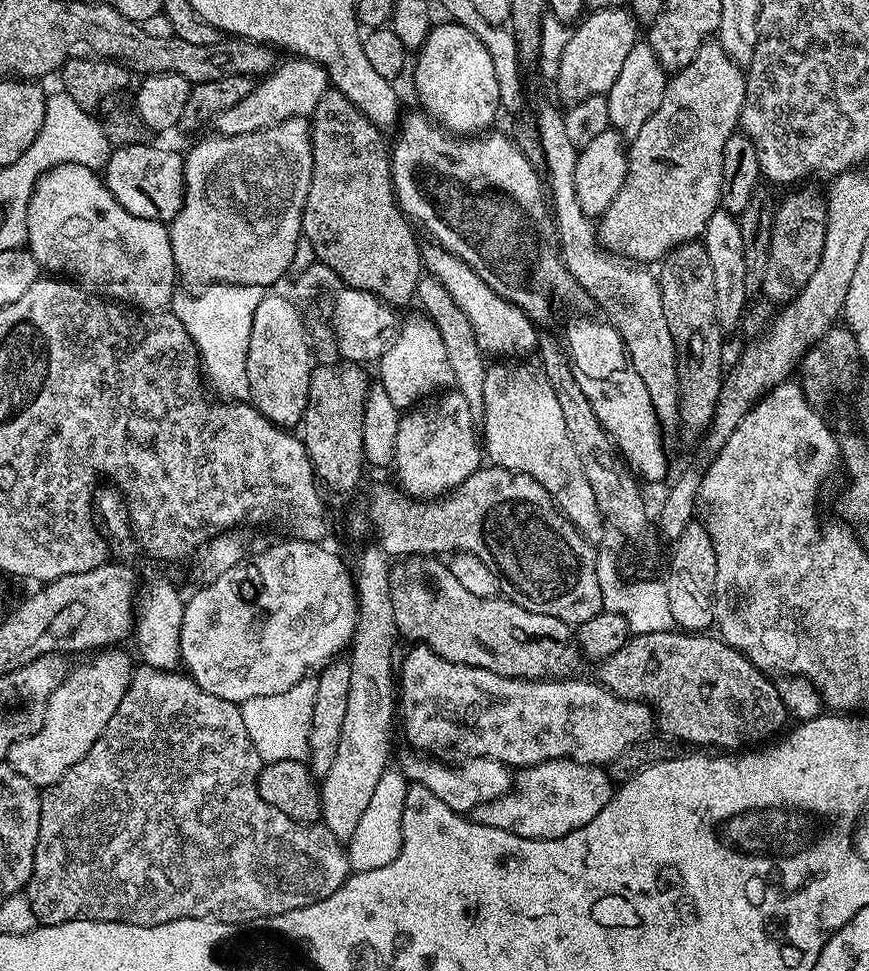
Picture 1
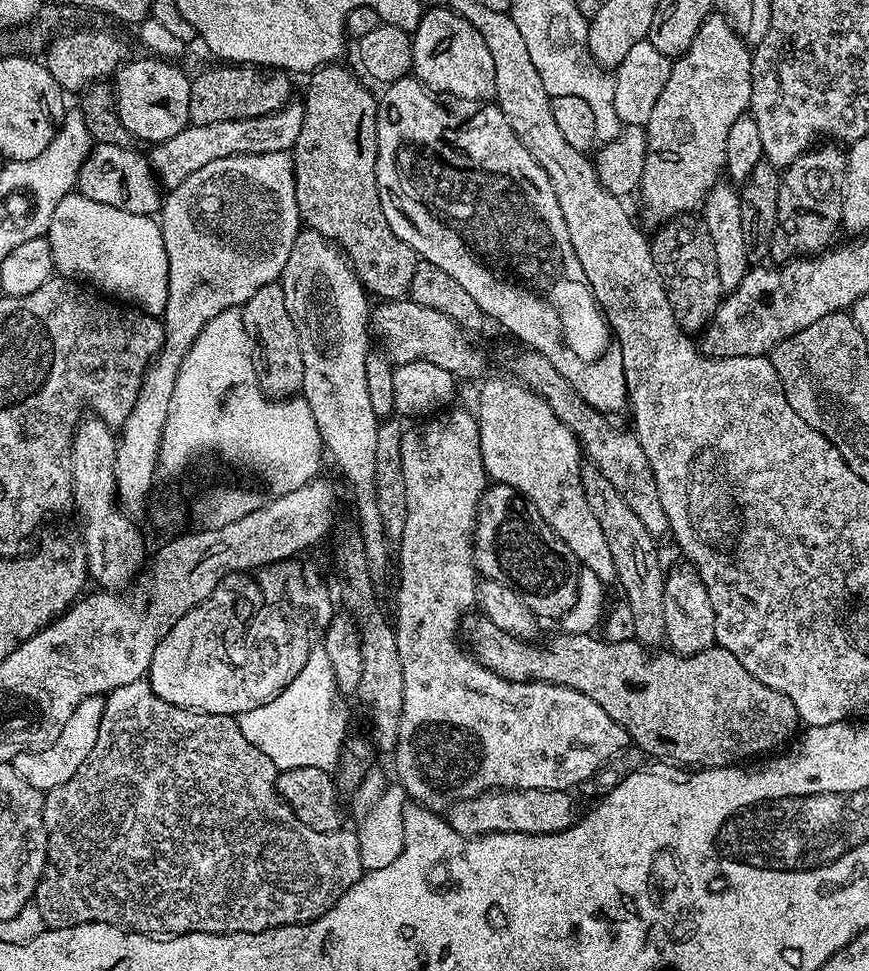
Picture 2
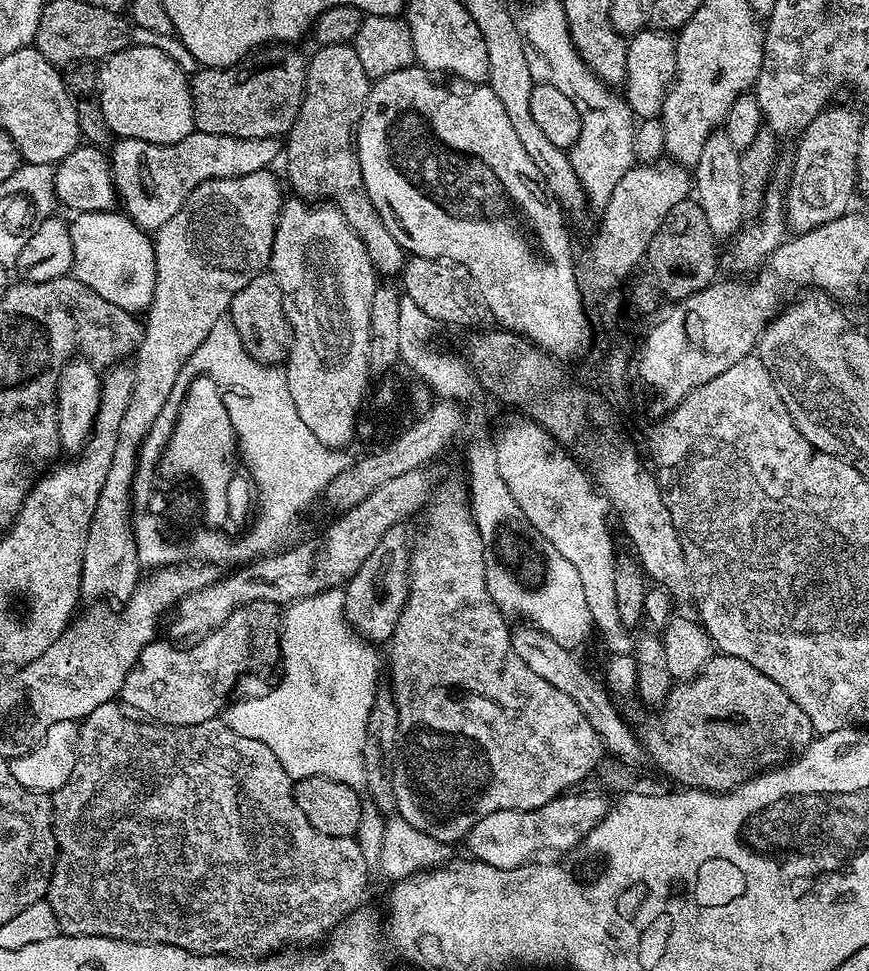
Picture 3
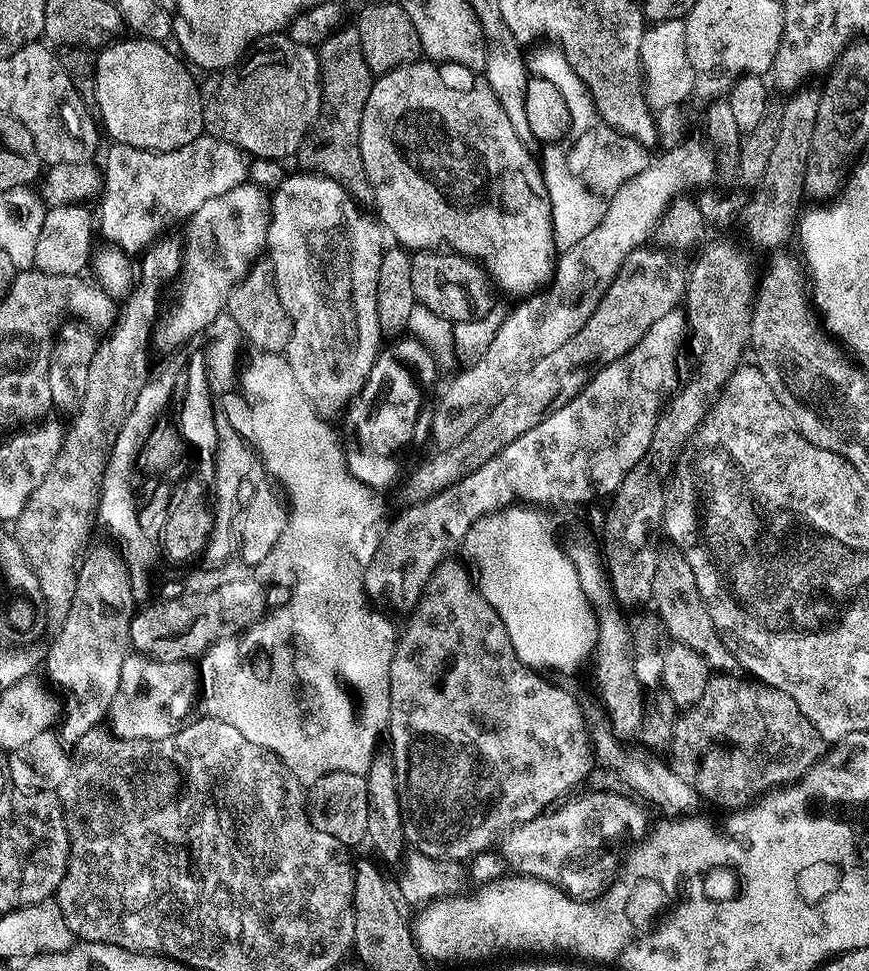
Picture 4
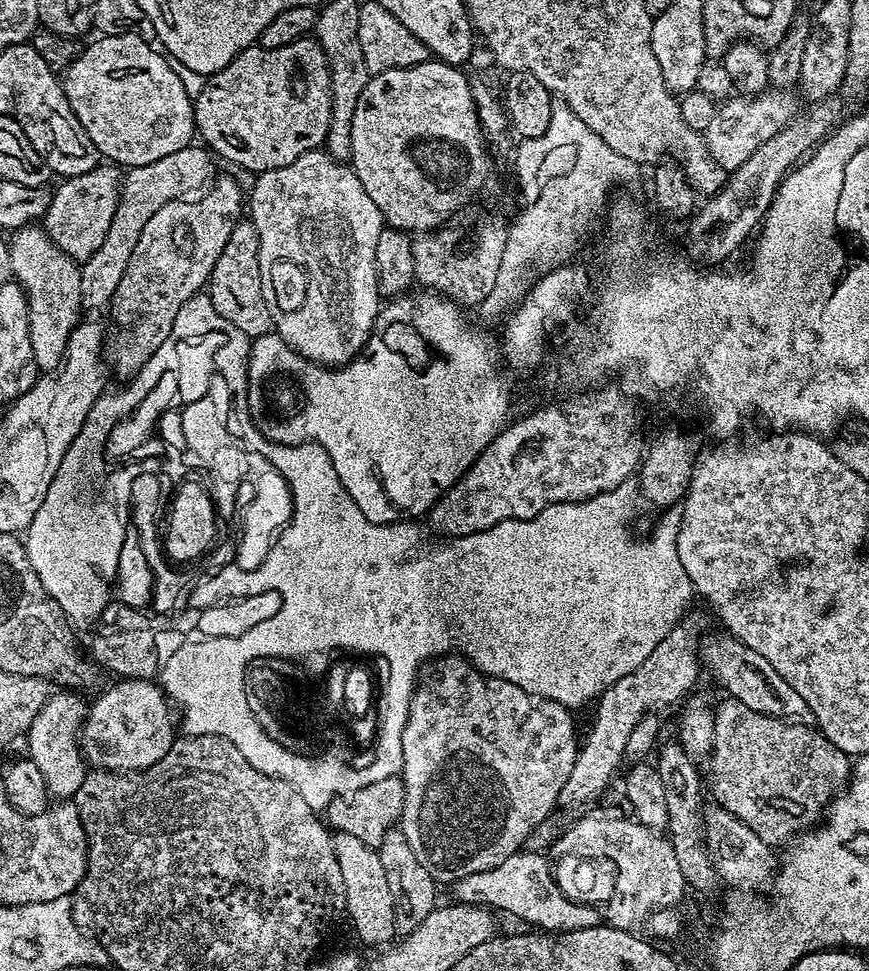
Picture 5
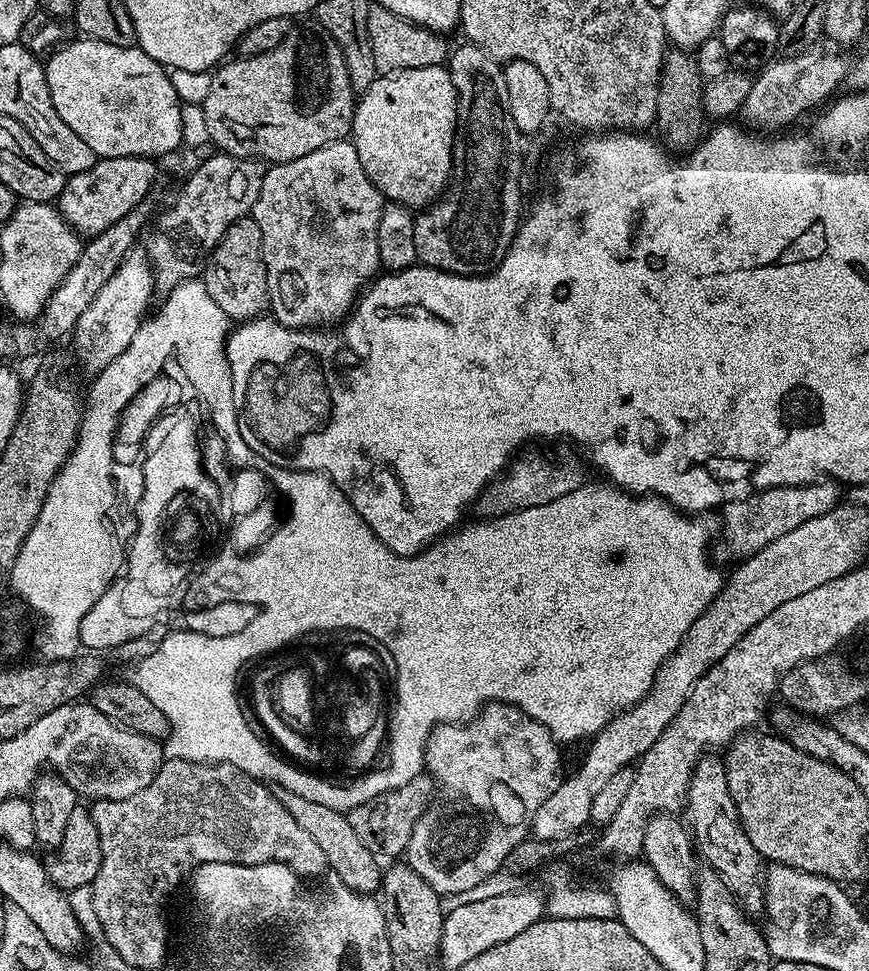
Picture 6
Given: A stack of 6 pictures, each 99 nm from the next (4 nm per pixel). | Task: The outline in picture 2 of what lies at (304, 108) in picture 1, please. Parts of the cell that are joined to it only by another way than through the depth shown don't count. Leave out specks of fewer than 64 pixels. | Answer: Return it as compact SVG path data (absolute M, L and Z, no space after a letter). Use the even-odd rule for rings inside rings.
M289 102L278 112L265 116L251 116L230 122L210 122L210 126L198 126L189 123L174 138L155 145L150 152L152 171L157 181L162 182L165 189L177 188L194 170L202 170L209 162L227 156L257 156L271 152L292 152L298 142L298 134L302 134L302 118L304 106L300 102Z

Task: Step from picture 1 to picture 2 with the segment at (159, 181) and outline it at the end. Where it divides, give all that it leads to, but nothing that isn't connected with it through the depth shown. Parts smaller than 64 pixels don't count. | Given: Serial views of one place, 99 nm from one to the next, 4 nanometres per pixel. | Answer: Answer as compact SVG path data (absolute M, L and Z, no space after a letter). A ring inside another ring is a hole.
M96 144L82 162L75 187L86 198L102 202L102 206L114 206L135 216L152 216L159 213L162 188L156 179L149 157L136 152L135 147L106 146Z

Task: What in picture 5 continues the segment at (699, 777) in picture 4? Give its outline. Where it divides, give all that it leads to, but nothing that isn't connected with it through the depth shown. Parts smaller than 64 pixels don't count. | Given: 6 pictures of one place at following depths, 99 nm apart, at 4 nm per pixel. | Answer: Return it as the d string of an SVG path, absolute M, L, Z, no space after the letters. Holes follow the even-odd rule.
M724 698L720 705L715 705L714 715L716 721L714 722L714 736L712 742L712 752L708 755L706 767L708 767L708 774L706 770L706 784L712 787L711 799L720 807L725 808L730 814L734 814L734 818L738 818L750 826L750 830L754 830L754 834L758 834L758 838L762 838L762 842L766 842L769 846L784 846L793 838L799 836L801 833L809 831L823 817L827 807L841 795L842 789L847 785L850 779L850 758L842 750L838 750L838 746L834 746L834 742L830 742L812 726L805 726L803 724L793 724L786 720L779 720L773 716L766 714L758 714L758 710L750 710L750 706L742 706L742 702L733 700L731 698Z

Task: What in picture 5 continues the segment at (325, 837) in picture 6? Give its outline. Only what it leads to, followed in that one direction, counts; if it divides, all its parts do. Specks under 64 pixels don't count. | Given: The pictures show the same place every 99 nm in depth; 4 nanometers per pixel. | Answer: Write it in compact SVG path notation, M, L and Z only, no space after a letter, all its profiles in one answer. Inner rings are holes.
M336 832L332 838L332 845L338 867L342 870L342 886L346 894L346 916L349 921L352 919L353 930L368 944L380 944L391 936L395 937L397 931L394 894L390 894L390 882L386 879L386 870L382 870L382 858L379 851L366 846L366 842L361 842L345 832Z

